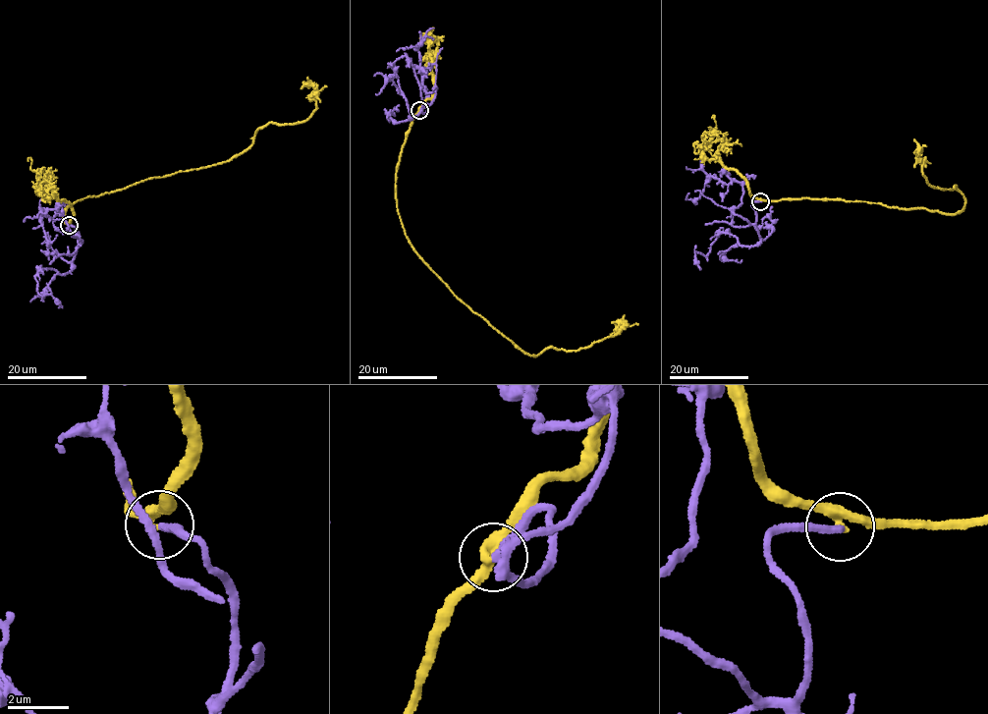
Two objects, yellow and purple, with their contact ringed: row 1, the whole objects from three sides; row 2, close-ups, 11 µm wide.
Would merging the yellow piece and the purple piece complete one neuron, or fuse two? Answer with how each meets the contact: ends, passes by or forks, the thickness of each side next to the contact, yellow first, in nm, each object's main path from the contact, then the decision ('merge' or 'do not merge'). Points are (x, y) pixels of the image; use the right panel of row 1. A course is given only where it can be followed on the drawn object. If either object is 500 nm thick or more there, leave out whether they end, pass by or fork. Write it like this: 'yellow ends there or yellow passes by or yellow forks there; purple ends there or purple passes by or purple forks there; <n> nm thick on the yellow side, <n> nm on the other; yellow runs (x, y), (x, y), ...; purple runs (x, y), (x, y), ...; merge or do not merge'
yellow passes by; purple ends there; 220 nm thick on the yellow side, 280 nm on the other; yellow runs (760, 201), (832, 198), (959, 213), (965, 198), (955, 186), (932, 187), (922, 175), (918, 154), (926, 146); purple runs (760, 201), (751, 203), (751, 223), (733, 210), (740, 182), (711, 176), (696, 198), (688, 193); do not merge

